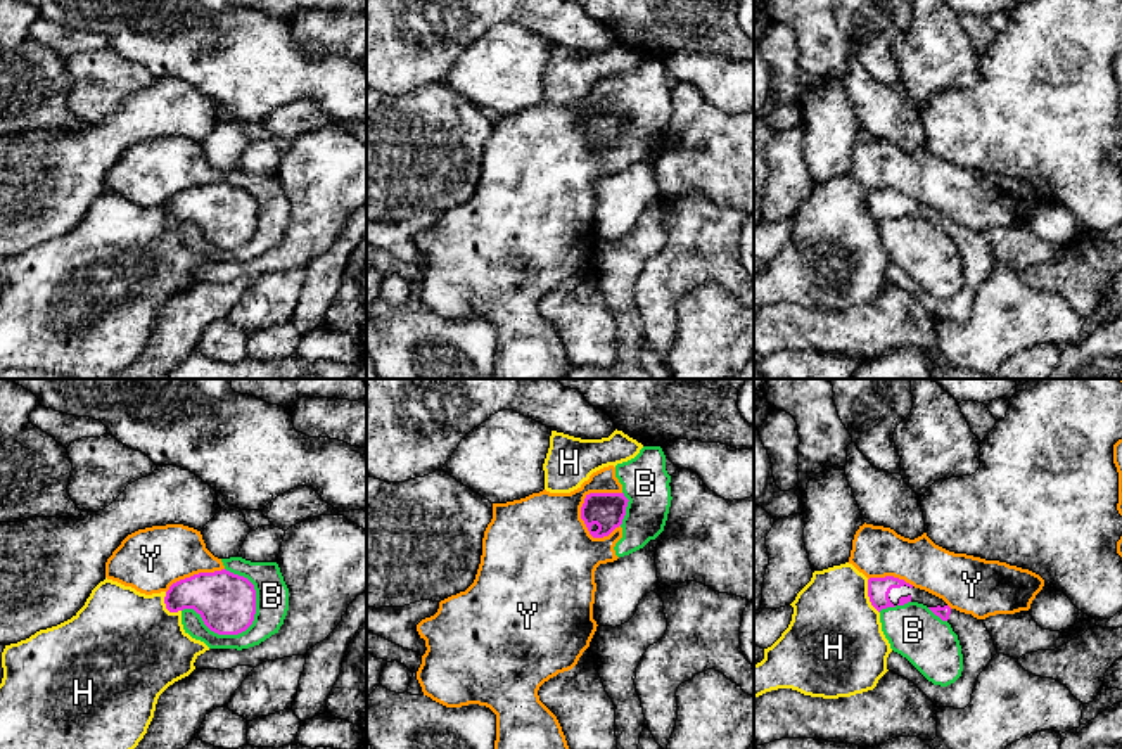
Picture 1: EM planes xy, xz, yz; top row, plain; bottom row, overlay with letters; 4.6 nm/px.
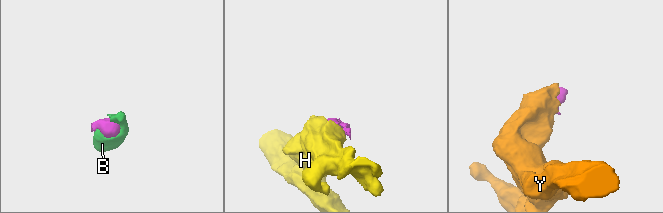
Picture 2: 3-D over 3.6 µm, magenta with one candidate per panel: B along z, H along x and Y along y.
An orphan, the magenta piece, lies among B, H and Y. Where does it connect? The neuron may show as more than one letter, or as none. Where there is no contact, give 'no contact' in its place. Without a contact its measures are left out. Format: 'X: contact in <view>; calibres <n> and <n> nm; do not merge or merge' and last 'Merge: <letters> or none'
B: contact in xy; calibres 280 and 160 nm; do not merge
H: contact in yz; calibres 110 and 440 nm; do not merge
Y: contact in xz; calibres 160 and 380 nm; do not merge
Merge: none

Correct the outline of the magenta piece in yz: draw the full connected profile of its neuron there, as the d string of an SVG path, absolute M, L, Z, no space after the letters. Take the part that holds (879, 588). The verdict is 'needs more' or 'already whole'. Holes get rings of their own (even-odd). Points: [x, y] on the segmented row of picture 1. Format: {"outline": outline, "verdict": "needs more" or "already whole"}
{"outline": "M894 576L870 578L868 597L878 612L887 607L918 602L951 624L963 654L963 671L954 683L947 687L934 685L906 657L894 650L887 657L887 669L913 682L937 707L965 709L972 702L979 675L998 654L984 619L951 609L942 599Z", "verdict": "needs more"}

